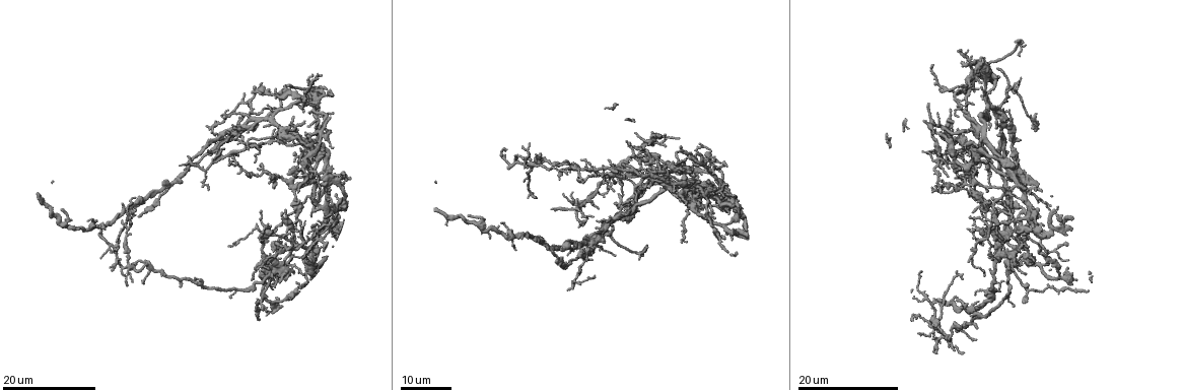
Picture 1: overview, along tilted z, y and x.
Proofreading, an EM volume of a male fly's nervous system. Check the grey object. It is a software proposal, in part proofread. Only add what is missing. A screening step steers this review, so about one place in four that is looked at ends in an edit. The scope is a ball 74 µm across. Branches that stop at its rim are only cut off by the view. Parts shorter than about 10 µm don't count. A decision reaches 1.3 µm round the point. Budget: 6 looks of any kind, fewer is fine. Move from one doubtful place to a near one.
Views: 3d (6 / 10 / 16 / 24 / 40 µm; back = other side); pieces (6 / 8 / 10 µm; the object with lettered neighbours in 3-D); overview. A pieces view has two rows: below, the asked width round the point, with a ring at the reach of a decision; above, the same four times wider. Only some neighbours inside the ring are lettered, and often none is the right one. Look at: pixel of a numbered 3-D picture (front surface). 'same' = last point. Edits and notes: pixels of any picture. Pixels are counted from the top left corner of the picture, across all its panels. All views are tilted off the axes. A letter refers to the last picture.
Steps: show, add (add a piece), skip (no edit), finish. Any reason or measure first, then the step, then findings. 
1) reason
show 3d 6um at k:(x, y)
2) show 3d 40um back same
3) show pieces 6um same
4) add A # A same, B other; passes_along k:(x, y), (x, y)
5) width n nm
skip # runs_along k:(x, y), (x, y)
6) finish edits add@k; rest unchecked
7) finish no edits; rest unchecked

free end
show 3d 16um at 1:(998, 69)

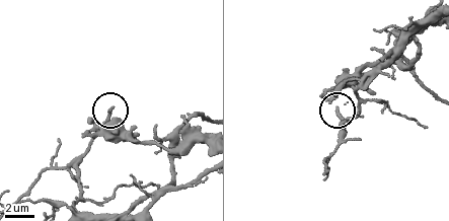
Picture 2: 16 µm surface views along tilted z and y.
what lies round it
show pieces 8um at 2:(335, 110)

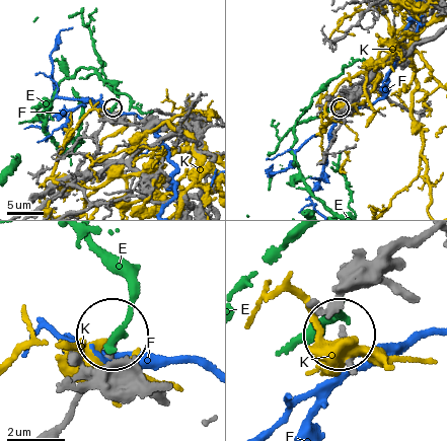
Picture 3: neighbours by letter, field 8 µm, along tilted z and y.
skip # E other, F other, K other; none of them fits

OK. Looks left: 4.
branch stops here
show 3d 24um at 1:(551, 251)

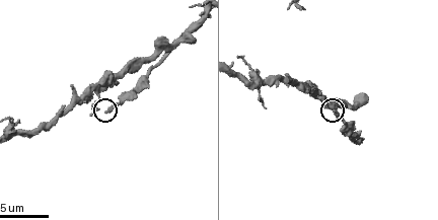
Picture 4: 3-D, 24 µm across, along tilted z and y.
show pieces 10um at 4:(106, 110)

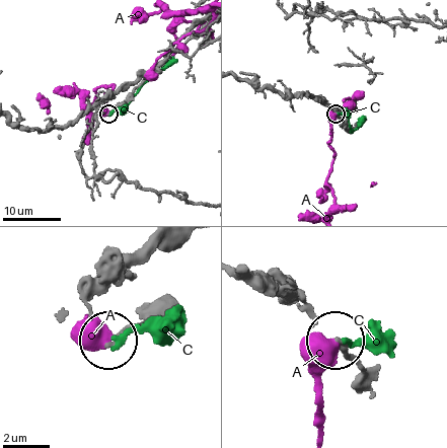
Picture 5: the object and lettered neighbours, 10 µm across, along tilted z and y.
skip # A other, C other; runs_along 5:(190, 39), (108, 113); none of them fits

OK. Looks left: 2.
an open end
show pieces 10um at 4:(74, 85)

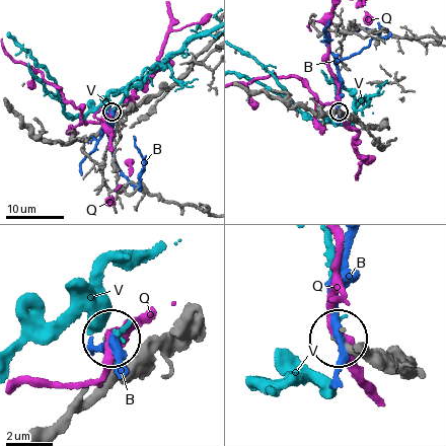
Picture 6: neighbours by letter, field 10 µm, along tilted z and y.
skip # B other, Q other, V other; none of them fits

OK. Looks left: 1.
finish no edits; rest unchecked

